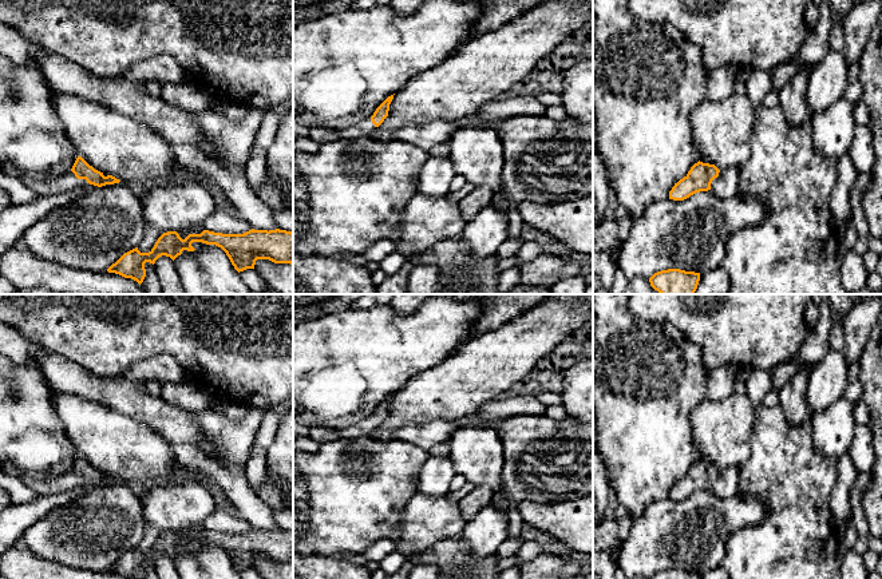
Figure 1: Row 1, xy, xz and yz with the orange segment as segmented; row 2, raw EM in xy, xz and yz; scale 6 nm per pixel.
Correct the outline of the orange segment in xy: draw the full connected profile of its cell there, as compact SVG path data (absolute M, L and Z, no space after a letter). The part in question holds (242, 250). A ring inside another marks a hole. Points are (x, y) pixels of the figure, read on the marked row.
M252 229L244 234L222 234L203 230L201 234L189 234L185 239L177 231L163 233L149 253L141 253L135 247L124 253L107 271L131 278L141 285L146 277L146 262L154 265L162 255L174 261L183 250L194 251L193 242L221 247L238 273L254 269L257 259L293 265L292 231Z

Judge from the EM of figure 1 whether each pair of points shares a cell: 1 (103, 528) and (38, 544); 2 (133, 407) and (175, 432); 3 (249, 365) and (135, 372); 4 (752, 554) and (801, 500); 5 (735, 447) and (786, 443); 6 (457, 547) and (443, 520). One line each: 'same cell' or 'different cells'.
1: same cell
2: same cell
3: different cells
4: same cell
5: different cells
6: different cells

